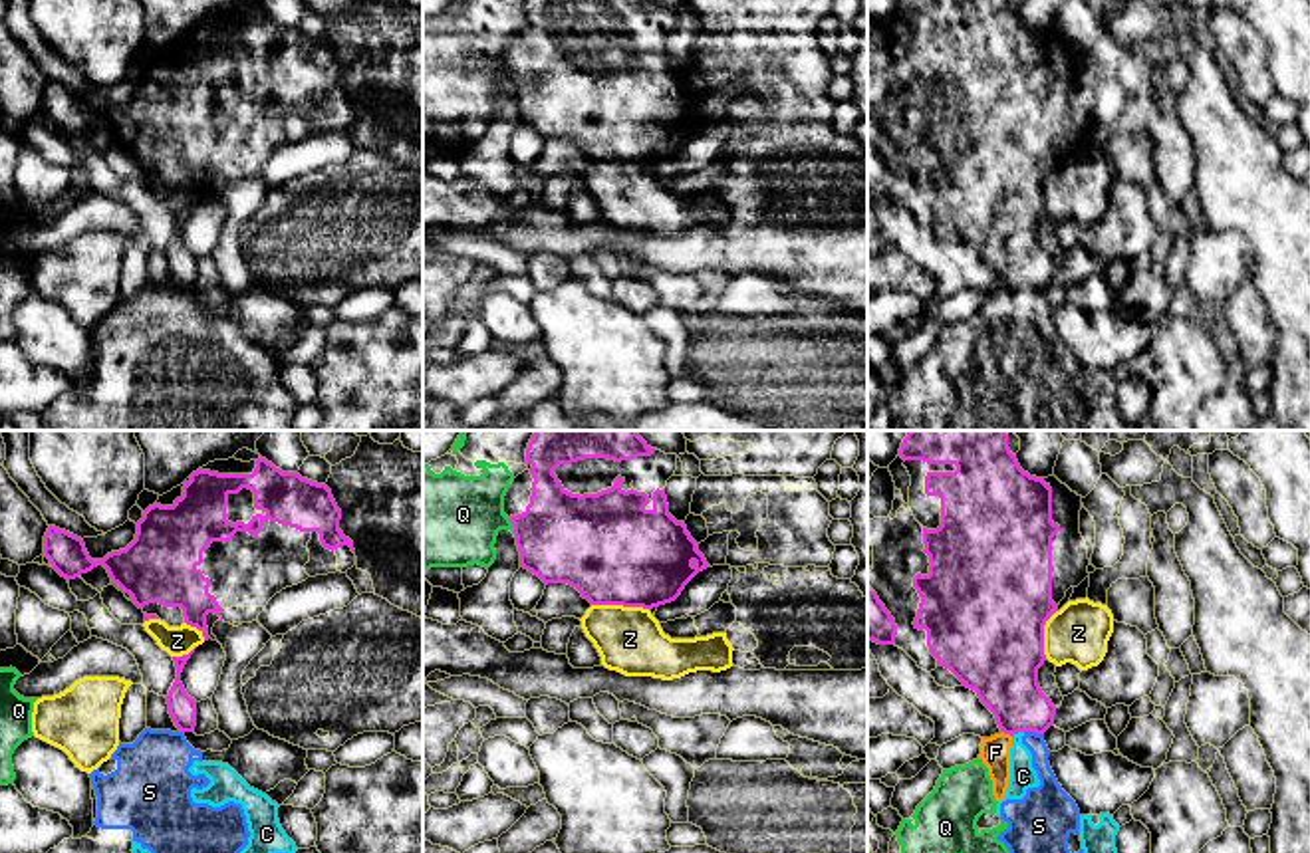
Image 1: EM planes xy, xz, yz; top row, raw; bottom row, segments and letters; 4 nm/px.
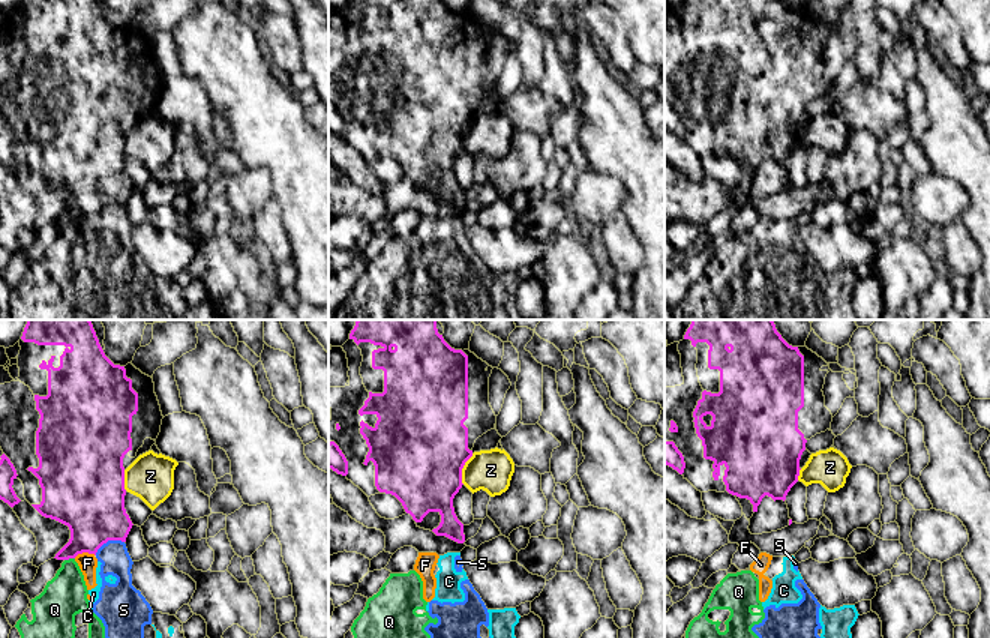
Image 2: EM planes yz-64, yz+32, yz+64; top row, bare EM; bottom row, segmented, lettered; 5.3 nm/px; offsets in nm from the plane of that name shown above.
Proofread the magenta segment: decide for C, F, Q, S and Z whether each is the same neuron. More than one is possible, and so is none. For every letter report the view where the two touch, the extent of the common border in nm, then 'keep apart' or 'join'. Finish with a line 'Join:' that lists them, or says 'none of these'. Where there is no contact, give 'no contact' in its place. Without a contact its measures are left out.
C: contact in yz; length 50 nm; keep apart
F: contact in yz; length 50 nm; keep apart
Q: contact in xz; length 90 nm; keep apart
S: contact in yz; length 80 nm; keep apart
Z: contact in xz; length 240 nm; keep apart
Join: none of these

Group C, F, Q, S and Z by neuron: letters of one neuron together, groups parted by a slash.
C F Q S / Z

